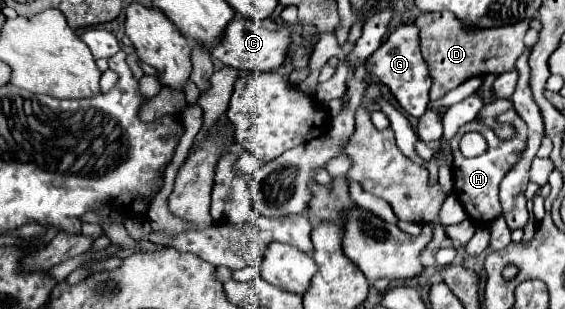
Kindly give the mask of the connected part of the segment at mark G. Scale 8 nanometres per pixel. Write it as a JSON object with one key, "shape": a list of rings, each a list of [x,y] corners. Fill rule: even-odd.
{"shape":[[[401,25],[397,27],[387,41],[363,63],[369,75],[375,75],[381,83],[385,83],[391,93],[397,97],[401,109],[407,115],[421,117],[429,105],[429,89],[431,89],[431,75],[423,55],[419,51],[419,29],[415,25]]]}

